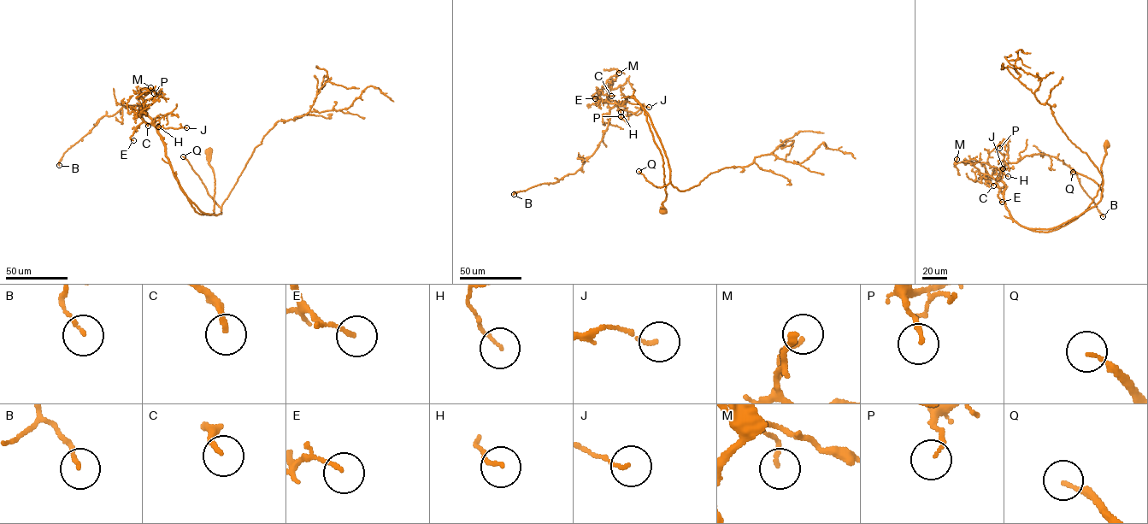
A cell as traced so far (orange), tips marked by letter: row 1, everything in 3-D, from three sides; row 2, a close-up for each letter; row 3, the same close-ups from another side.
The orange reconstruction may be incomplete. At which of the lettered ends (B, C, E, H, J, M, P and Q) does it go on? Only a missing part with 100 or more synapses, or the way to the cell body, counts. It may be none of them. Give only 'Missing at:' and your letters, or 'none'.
Missing at: Q

